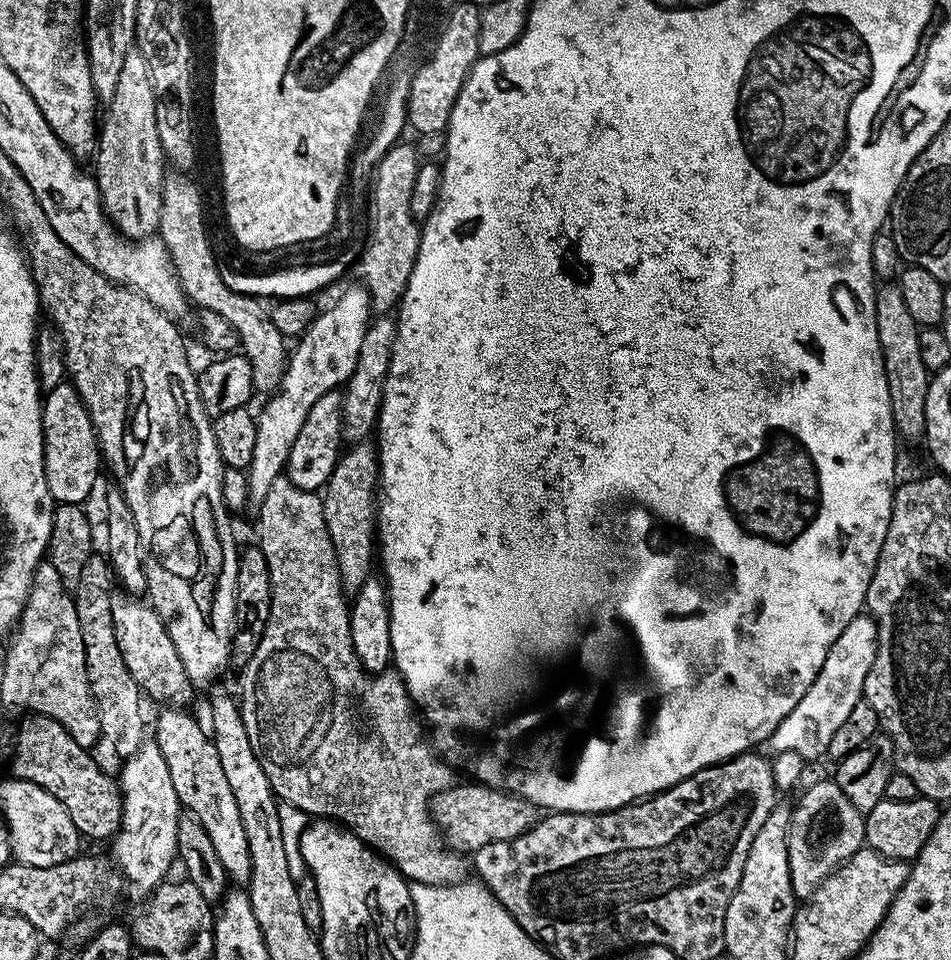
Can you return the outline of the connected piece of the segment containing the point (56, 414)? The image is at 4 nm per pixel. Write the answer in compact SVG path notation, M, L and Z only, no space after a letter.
M63 382L43 397L40 413L44 427L46 486L52 499L56 504L83 505L96 484L100 468L102 472L100 445L90 414L81 402L78 390L70 382Z

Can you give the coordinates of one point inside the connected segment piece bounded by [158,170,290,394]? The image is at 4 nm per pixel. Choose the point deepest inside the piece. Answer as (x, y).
(182, 230)

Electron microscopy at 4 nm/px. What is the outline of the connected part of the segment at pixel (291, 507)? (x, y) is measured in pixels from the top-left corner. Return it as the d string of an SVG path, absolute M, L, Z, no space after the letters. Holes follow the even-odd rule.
M282 474L276 479L274 486L270 486L266 498L258 506L258 512L260 512L260 539L258 539L258 545L269 566L272 597L270 598L269 621L266 622L262 640L258 643L258 648L253 657L242 669L244 681L240 684L240 692L238 691L238 703L240 705L240 717L246 726L246 734L250 738L250 746L254 750L262 770L266 770L266 778L270 782L273 792L281 801L300 807L302 811L308 813L309 817L333 818L351 828L353 834L362 843L367 844L369 848L387 858L392 867L409 881L418 884L461 883L467 877L464 875L470 872L469 861L467 864L464 861L467 859L461 853L445 844L444 837L441 836L435 820L432 819L430 807L432 795L435 792L451 788L454 777L452 777L451 770L439 760L441 757L438 755L437 749L430 743L429 737L426 735L425 725L422 723L421 717L414 711L412 699L408 697L406 686L399 675L392 670L368 674L361 666L358 654L354 654L354 642L350 642L350 618L348 617L350 600L340 581L338 558L334 554L334 542L330 542L330 530L326 530L323 499L317 493L300 490L298 486L294 486L294 482L288 480L287 475ZM367 718L370 719L372 734L364 737L357 724L362 723Z

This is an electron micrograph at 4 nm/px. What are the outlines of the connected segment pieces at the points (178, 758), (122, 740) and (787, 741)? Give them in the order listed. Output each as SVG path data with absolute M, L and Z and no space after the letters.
M168 706L156 720L154 739L158 750L162 750L162 758L166 758L166 770L170 770L170 782L174 782L174 794L178 794L181 805L198 822L202 822L202 830L210 834L210 842L214 842L214 851L222 858L222 866L233 881L252 879L252 862L250 846L246 840L246 830L242 826L242 814L238 814L238 802L234 802L234 790L230 790L230 782L226 782L226 773L222 771L222 762L218 762L218 750L214 746L211 735L180 706Z
M94 554L82 570L82 579L74 589L74 599L78 622L82 626L88 681L92 687L92 697L96 700L100 735L105 741L108 739L112 743L113 750L120 758L127 758L134 755L142 743L145 735L144 716L140 713L140 687L136 685L134 678L130 678L130 670L126 670L126 662L122 662L122 653L118 651L118 642L114 638L114 618L110 612L113 591L112 565L103 555Z
M861 614L856 616L838 634L834 646L830 646L830 654L810 690L802 694L802 702L790 710L786 718L774 730L766 744L772 747L773 753L779 752L796 752L804 761L812 762L819 756L823 757L830 746L830 738L834 738L834 733L838 731L838 726L846 722L850 710L858 706L858 702L864 695L864 683L866 674L870 674L870 666L874 666L874 654L878 646L878 630L876 622L871 616Z

